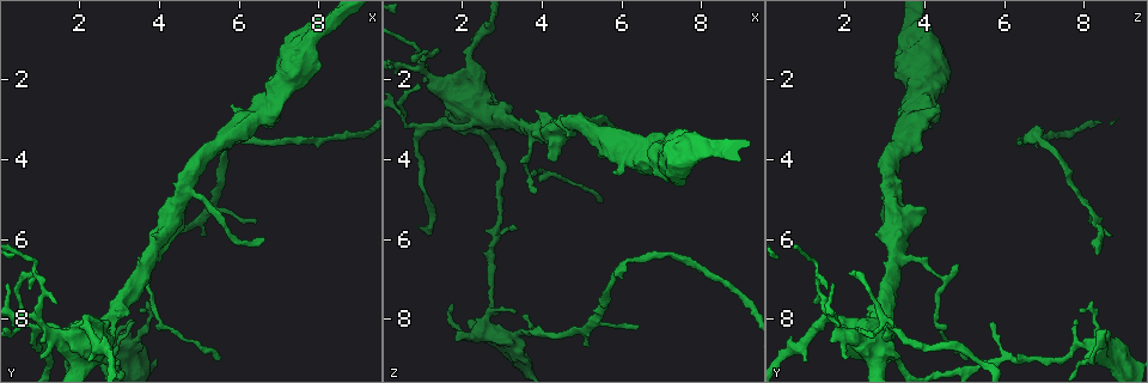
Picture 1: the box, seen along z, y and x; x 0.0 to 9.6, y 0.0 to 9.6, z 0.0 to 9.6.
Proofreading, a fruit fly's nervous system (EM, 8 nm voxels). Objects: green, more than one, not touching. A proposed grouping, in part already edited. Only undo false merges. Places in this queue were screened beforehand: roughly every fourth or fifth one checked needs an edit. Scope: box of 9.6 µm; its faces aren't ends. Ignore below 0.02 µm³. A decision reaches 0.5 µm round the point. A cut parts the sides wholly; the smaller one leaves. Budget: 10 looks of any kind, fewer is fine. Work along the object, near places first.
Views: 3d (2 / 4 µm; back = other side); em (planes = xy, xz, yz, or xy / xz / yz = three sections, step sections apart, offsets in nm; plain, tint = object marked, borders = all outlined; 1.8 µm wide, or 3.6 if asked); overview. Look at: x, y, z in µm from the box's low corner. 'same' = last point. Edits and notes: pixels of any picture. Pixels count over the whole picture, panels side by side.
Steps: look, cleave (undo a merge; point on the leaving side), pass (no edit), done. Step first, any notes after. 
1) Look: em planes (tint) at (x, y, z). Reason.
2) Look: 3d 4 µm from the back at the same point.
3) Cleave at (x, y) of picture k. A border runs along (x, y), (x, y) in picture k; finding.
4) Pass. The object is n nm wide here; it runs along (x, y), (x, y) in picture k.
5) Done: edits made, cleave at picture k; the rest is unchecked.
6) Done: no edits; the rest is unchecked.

Look: em yz step 4 (borders) at (3.80, 6.50, 3.35). Four-way junction.

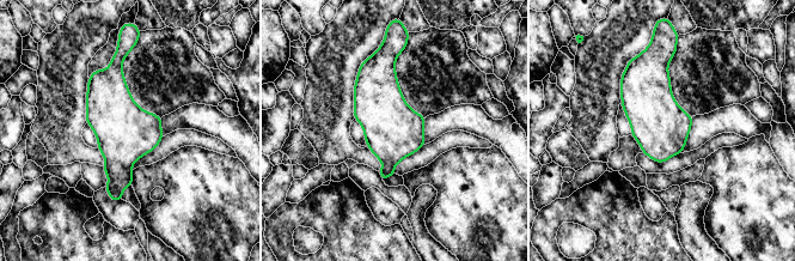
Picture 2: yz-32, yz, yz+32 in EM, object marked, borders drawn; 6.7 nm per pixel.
Pass. The object is 380 nm wide here; continuous, no second neuron.

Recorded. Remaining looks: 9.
Look: em 3.6 µm planes (tint) at (1.80, 8.55, 2.80). Calibre changes.

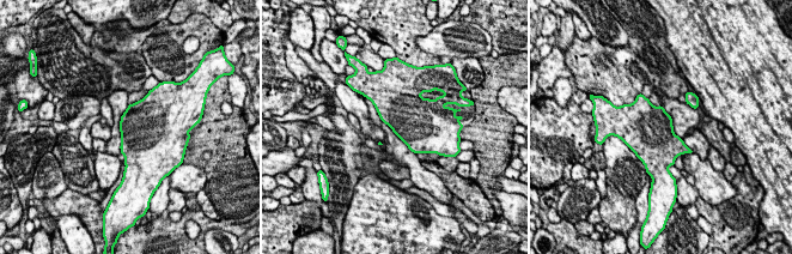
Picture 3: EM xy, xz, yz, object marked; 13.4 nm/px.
Pass. Continuous, no second neuron.

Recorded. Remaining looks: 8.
Look: 3d 4 µm from the back at (7.60, 1.00, 4.00). Sudden change in width.

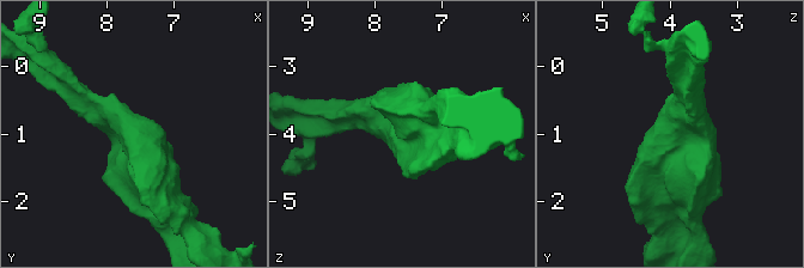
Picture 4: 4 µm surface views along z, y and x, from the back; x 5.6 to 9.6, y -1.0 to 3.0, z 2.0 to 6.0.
Look: em 3.6 µm planes (borders) at (7.60, 0.95, 3.95). Shape alone is not enough.

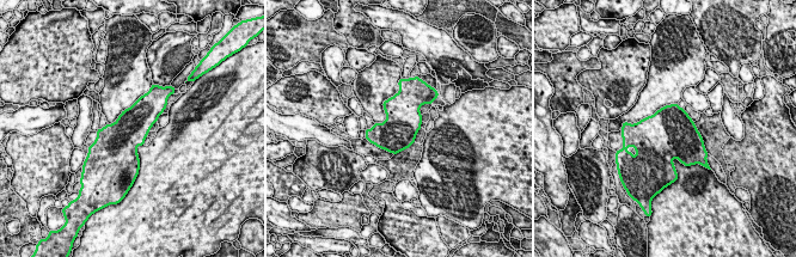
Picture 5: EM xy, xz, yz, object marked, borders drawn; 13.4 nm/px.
Pass. The object is 480 nm wide here; one neuron here.

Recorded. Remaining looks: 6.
Look: em planes (tint) at (5.90, 3.35, 6.75). Branch point.

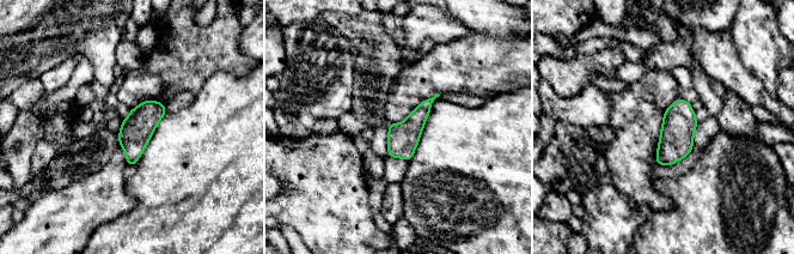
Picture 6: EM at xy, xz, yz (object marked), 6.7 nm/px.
Pass. The object is 200 nm wide here; continuous, no second neuron.

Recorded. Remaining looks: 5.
Done: no edits; the rest is unchecked.

